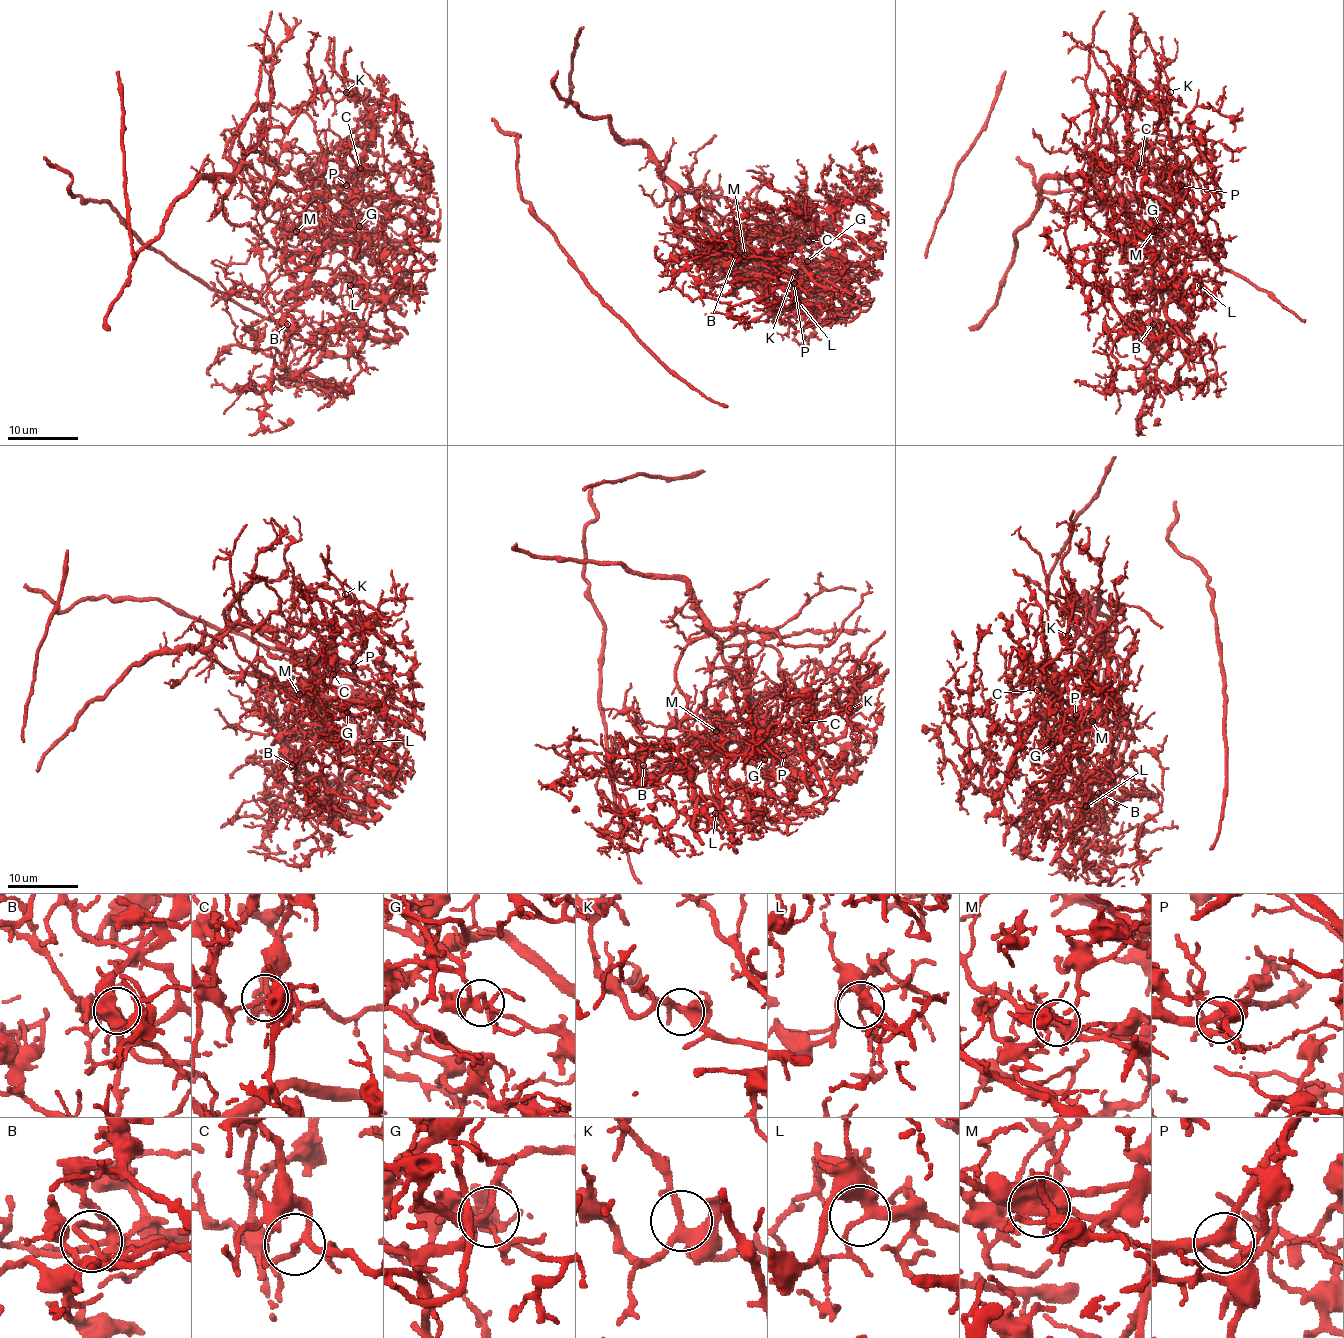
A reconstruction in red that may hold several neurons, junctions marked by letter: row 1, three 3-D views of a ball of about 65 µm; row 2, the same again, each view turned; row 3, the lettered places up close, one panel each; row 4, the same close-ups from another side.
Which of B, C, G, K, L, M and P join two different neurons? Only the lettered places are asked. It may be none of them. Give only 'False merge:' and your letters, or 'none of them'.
False merge: B, M, P

